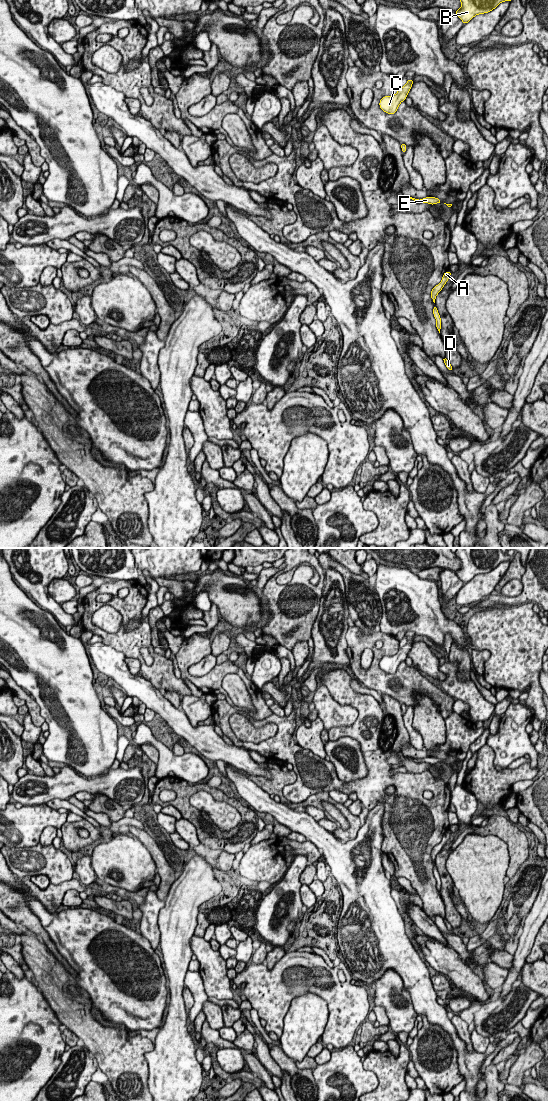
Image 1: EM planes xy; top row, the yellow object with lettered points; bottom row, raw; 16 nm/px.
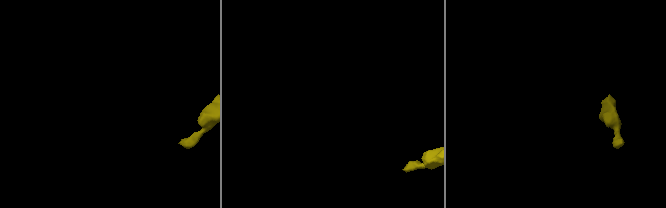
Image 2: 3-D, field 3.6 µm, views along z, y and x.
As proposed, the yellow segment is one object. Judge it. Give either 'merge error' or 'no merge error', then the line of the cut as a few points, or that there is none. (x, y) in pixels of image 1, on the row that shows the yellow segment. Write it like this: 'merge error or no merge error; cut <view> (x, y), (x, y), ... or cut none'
no merge error; cut none

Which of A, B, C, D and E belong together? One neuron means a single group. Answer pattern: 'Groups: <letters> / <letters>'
Groups: A B C D E

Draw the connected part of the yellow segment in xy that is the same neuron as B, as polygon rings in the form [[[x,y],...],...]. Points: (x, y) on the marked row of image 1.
[[[460,0],[461,8],[454,11],[463,21],[468,23],[474,16],[484,14],[495,9],[501,2],[511,0]]]

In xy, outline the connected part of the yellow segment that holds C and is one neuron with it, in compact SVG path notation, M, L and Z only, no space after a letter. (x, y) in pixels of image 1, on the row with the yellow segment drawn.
M413 79L407 81L407 83L398 90L398 92L393 96L384 96L379 103L380 108L388 113L388 114L395 114L398 106L402 101L405 101L407 98L407 94L410 91L413 83Z

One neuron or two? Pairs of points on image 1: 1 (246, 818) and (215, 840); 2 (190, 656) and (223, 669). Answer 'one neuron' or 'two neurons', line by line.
1: one neuron
2: one neuron

